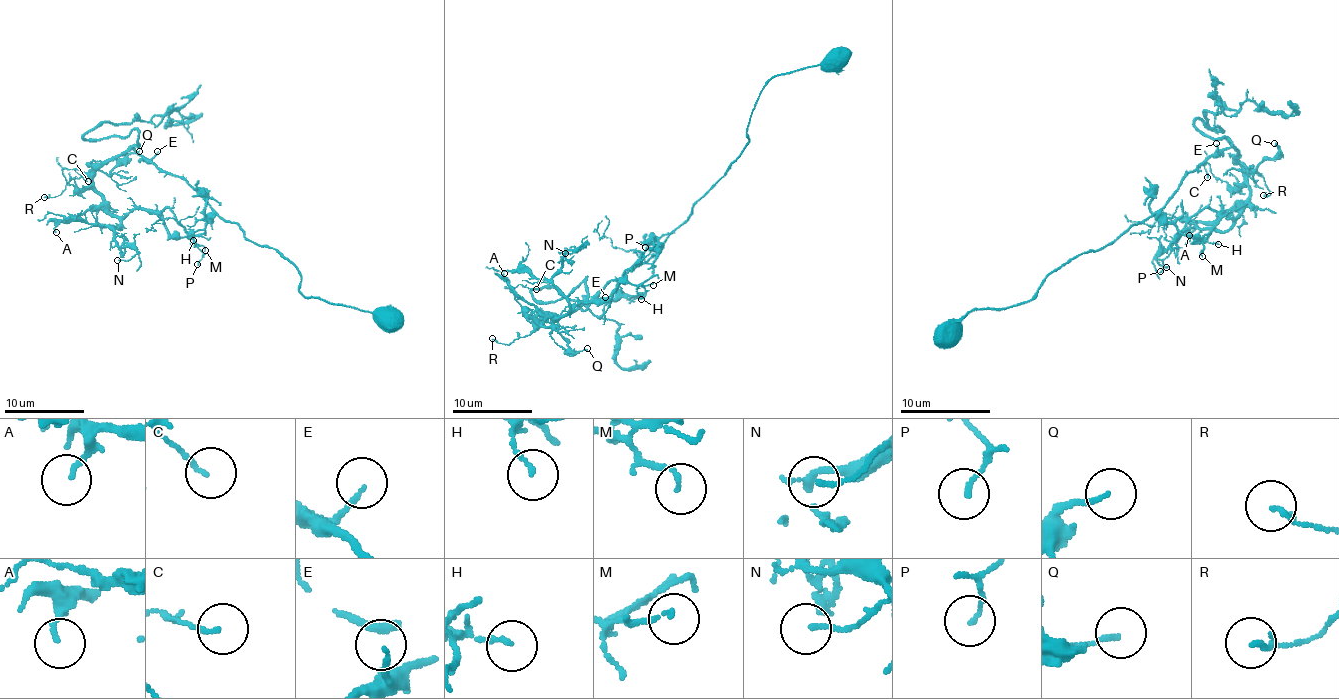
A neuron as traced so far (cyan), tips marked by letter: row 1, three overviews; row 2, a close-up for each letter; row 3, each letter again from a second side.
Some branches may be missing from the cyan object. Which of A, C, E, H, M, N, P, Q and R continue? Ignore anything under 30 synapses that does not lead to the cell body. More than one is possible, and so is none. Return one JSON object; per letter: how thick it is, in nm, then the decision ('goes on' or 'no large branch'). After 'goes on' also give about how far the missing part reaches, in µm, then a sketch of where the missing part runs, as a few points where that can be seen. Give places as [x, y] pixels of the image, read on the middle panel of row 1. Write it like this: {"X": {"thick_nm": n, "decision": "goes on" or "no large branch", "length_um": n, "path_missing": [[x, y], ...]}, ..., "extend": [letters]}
{"A": {"thick_nm": 140, "decision": "no large branch"}, "C": {"thick_nm": 120, "decision": "no large branch"}, "E": {"thick_nm": 130, "decision": "no large branch"}, "H": {"thick_nm": 130, "decision": "no large branch"}, "M": {"thick_nm": 120, "decision": "no large branch"}, "N": {"thick_nm": 120, "decision": "no large branch"}, "P": {"thick_nm": 120, "decision": "no large branch"}, "Q": {"thick_nm": 120, "decision": "no large branch"}, "R": {"thick_nm": 140, "decision": "no large branch"}, "extend": []}

